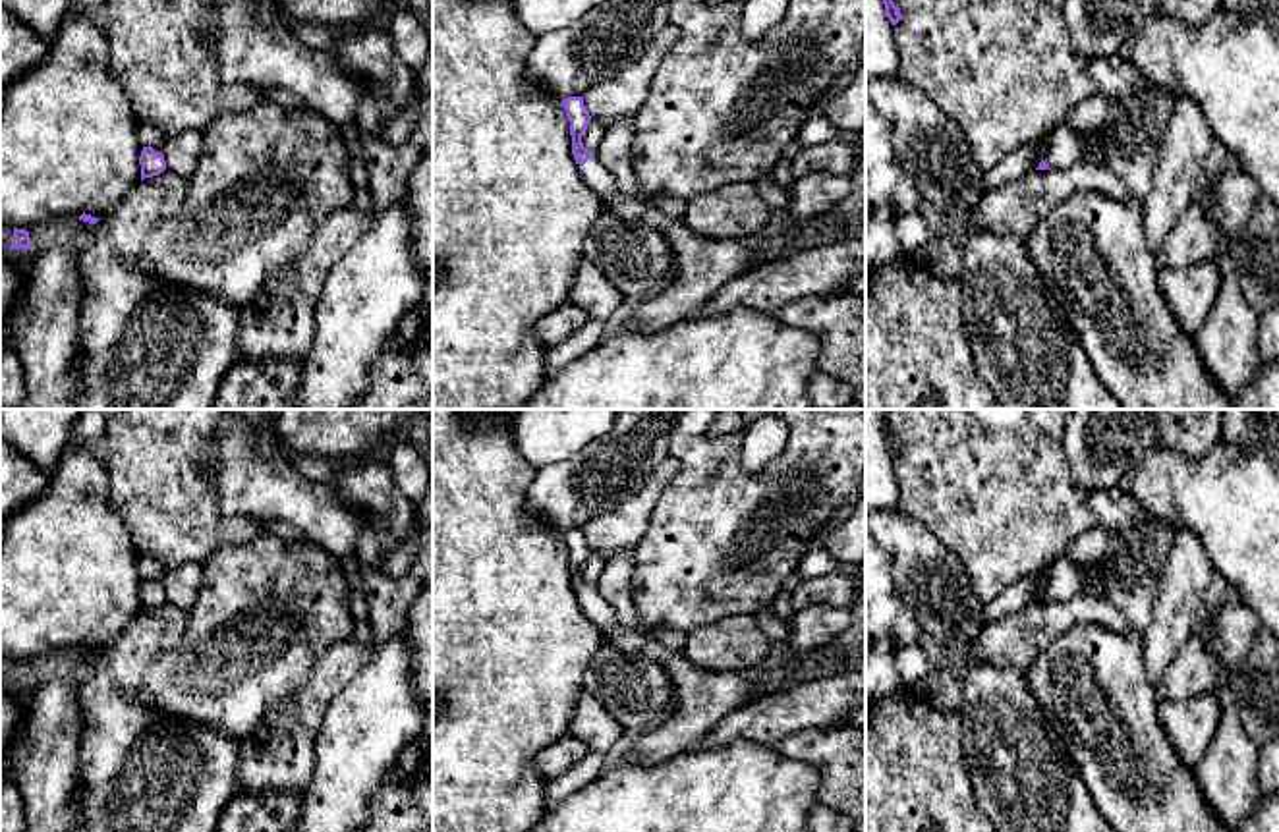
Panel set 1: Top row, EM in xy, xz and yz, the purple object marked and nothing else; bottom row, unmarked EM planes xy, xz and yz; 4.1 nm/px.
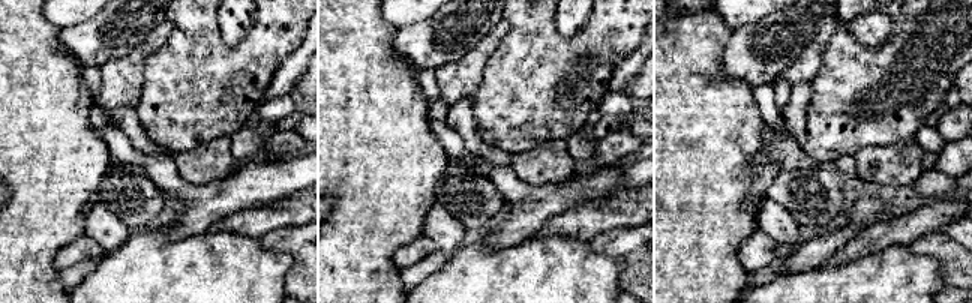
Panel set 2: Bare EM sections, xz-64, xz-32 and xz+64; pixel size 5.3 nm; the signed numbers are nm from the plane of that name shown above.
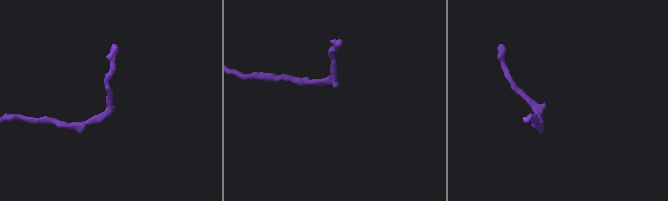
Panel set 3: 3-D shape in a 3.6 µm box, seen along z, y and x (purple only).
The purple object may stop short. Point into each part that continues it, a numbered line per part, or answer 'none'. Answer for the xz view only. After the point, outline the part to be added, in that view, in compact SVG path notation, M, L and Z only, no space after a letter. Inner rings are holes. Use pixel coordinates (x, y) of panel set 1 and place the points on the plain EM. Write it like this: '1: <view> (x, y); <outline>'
1: xz (594, 605); M591 587L585 596L578 596L585 616L603 631L620 625L616 610L603 598L597 587Z

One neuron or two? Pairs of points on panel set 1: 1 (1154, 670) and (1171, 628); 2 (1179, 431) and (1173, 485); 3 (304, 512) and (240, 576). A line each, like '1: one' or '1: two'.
1: one
2: two
3: two

